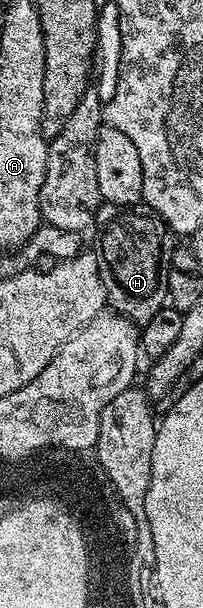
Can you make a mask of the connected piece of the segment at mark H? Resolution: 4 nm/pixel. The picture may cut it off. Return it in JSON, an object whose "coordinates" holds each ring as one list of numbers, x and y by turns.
{"coordinates":[[105,203,98,206,93,228,98,229,96,252,102,267,107,306,139,327,146,325,168,301,166,270,172,256,170,228,162,217,145,207]]}

